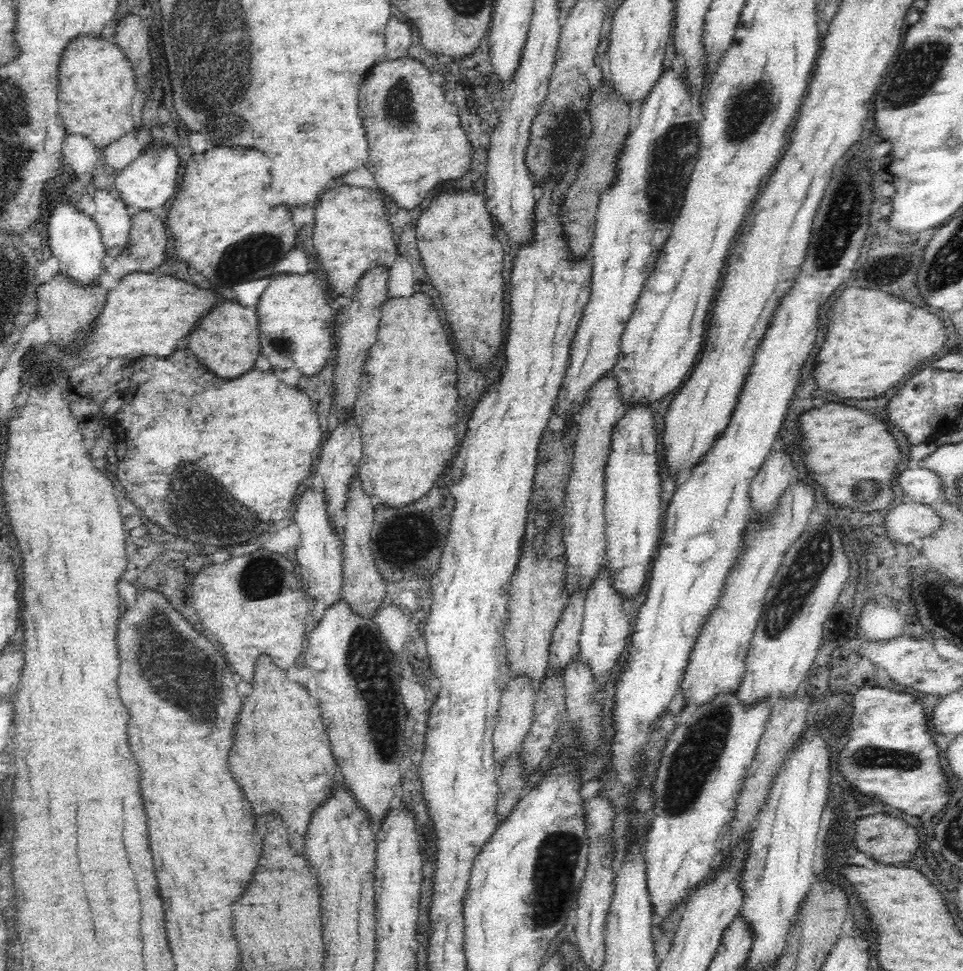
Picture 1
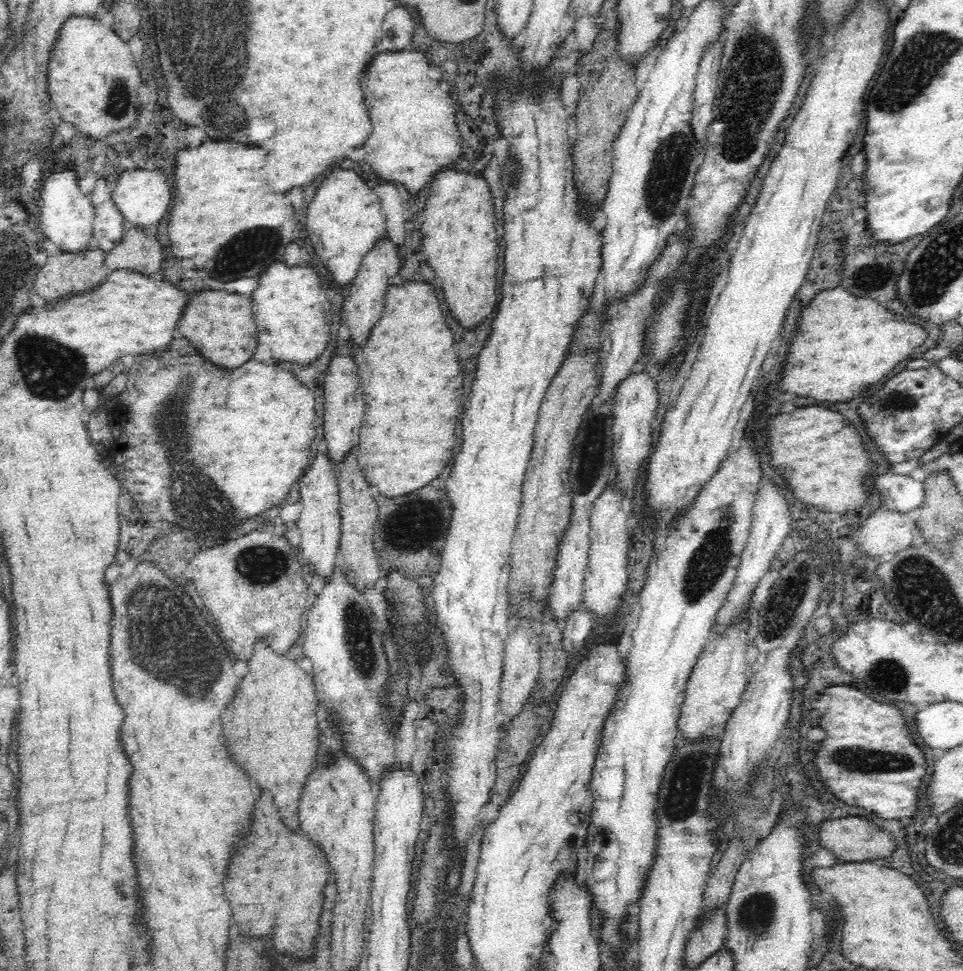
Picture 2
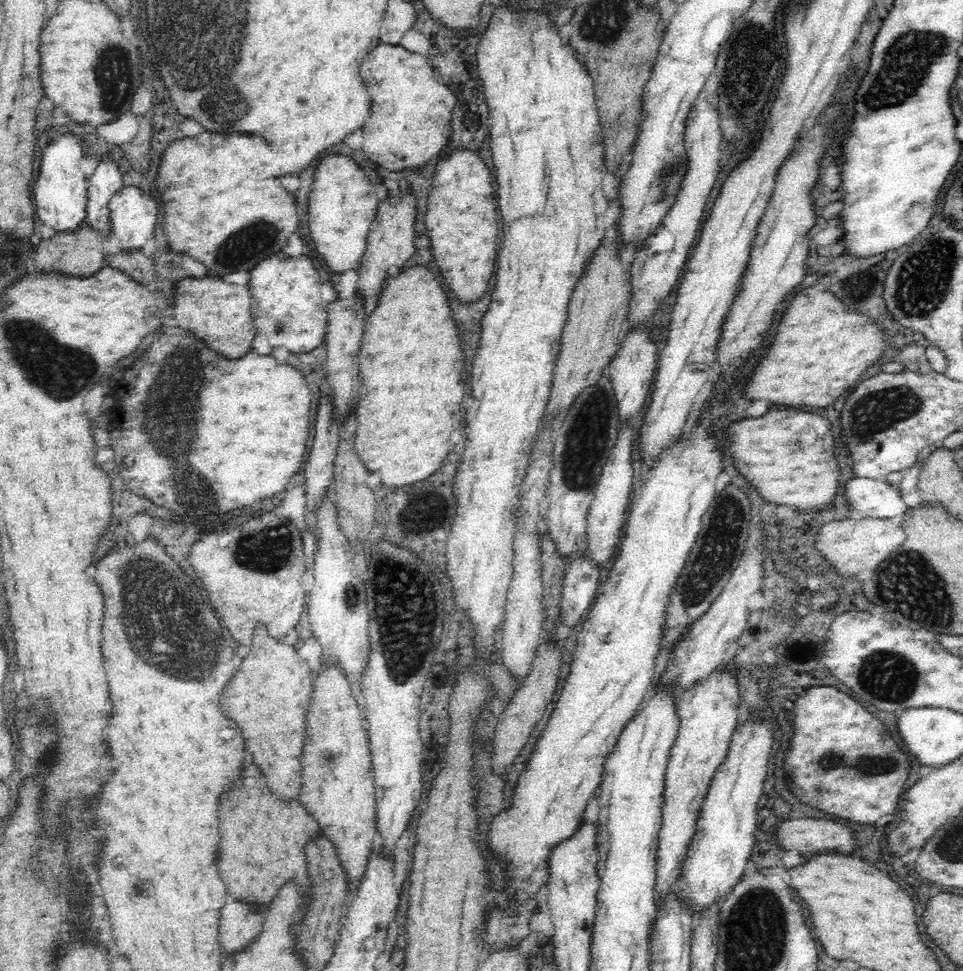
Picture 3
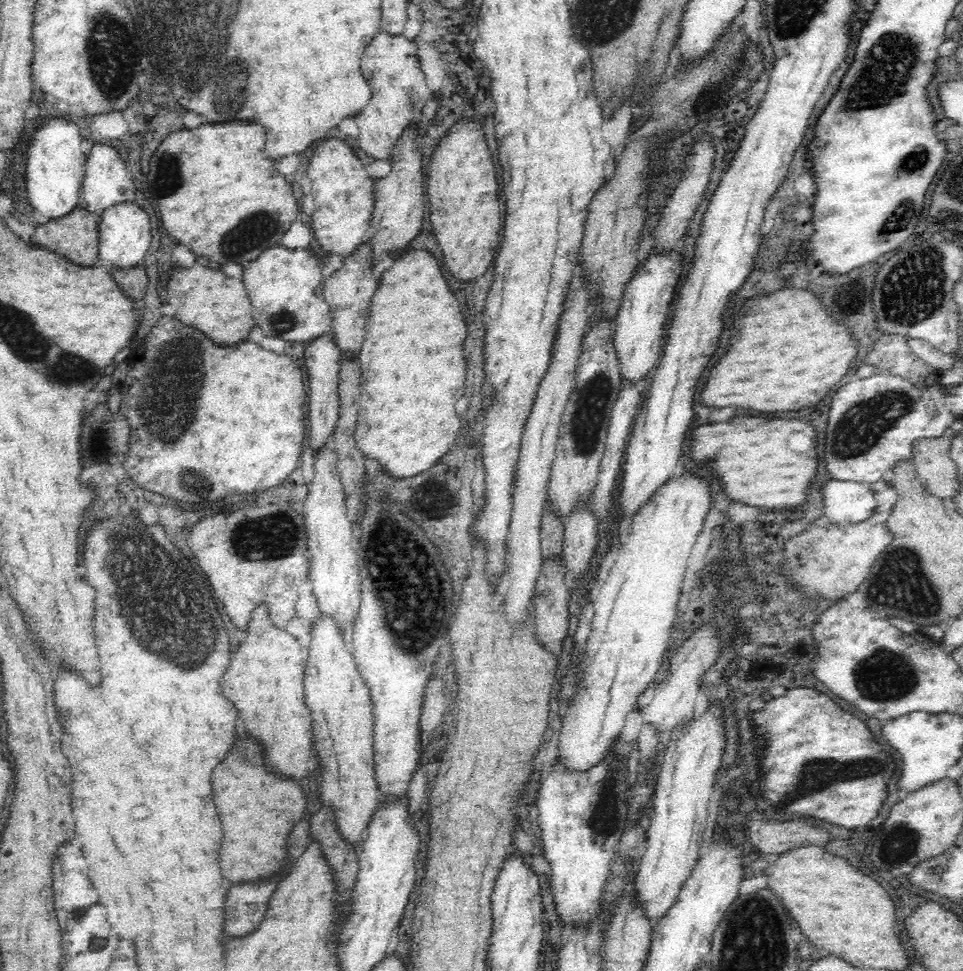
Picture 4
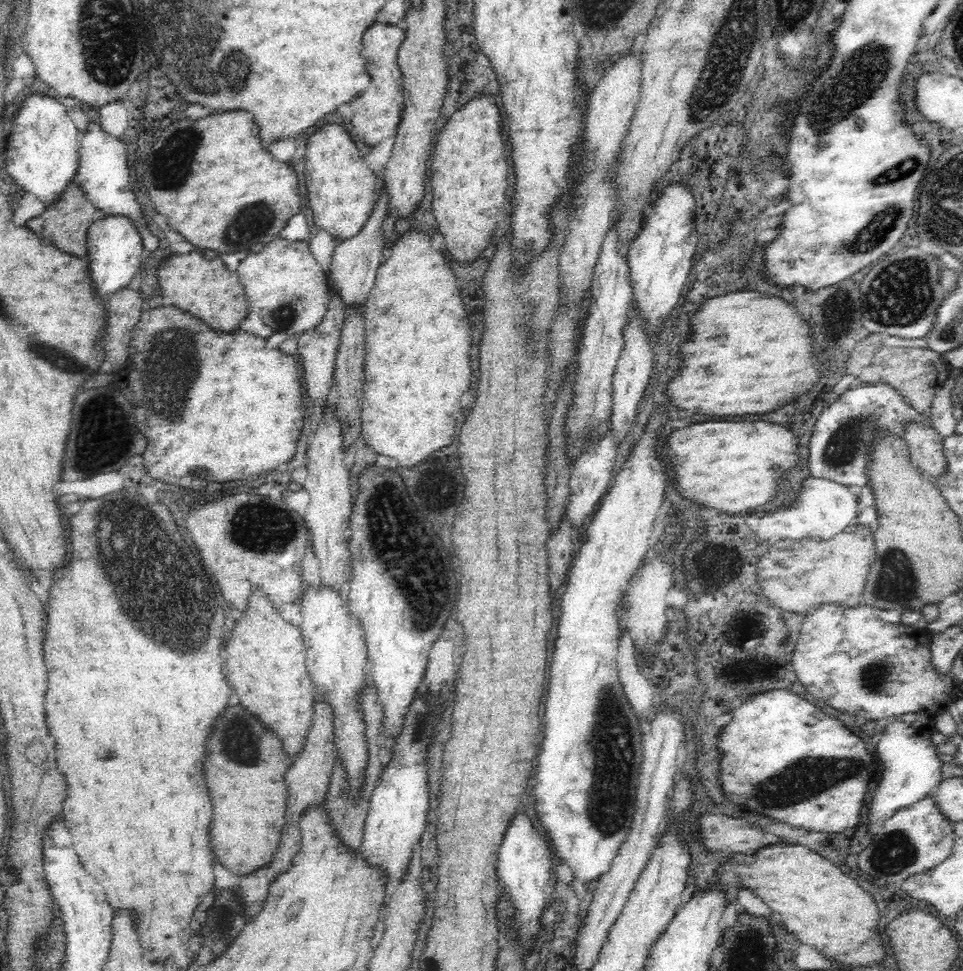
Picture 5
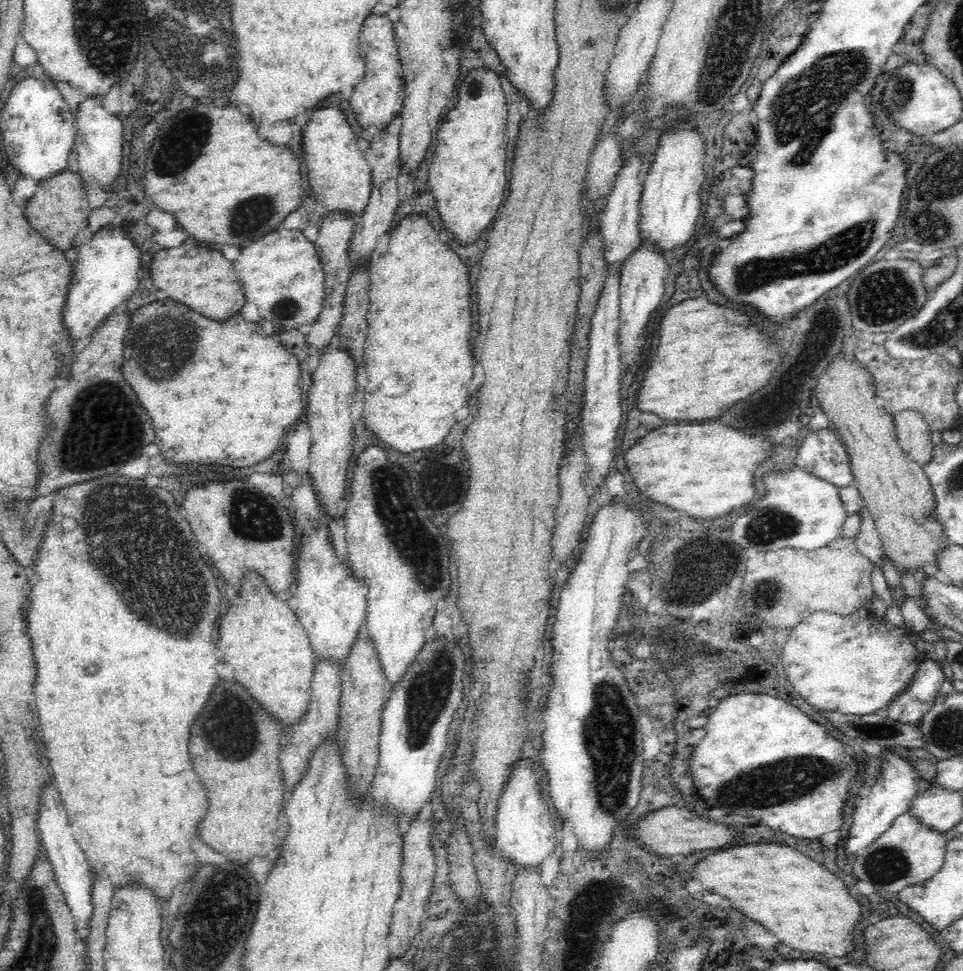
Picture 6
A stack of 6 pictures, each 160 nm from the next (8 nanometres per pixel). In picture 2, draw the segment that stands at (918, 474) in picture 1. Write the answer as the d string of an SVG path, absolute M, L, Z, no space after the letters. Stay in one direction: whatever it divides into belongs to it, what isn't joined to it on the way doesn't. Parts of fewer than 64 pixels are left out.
M888 472L877 476L876 492L884 507L902 512L920 508L926 500L924 481L907 474Z

